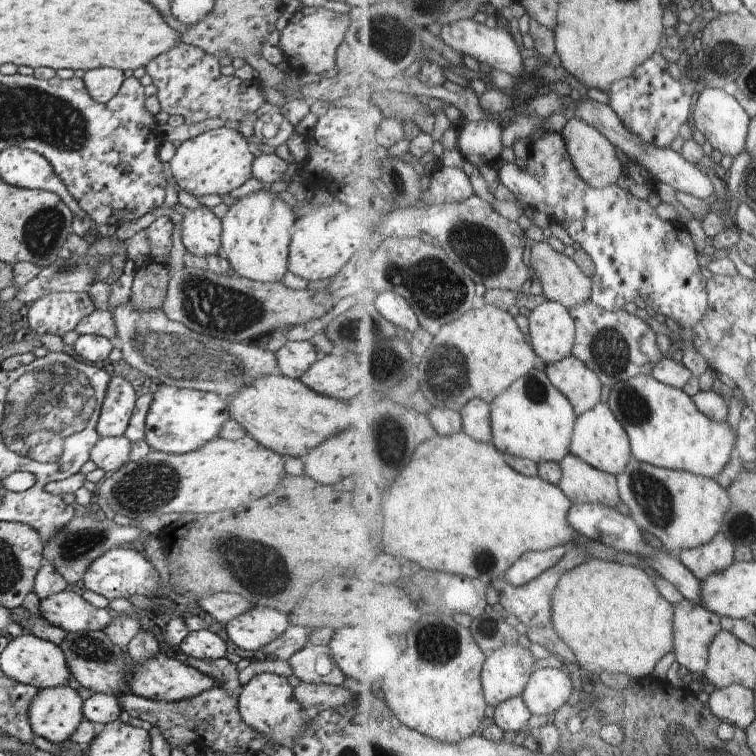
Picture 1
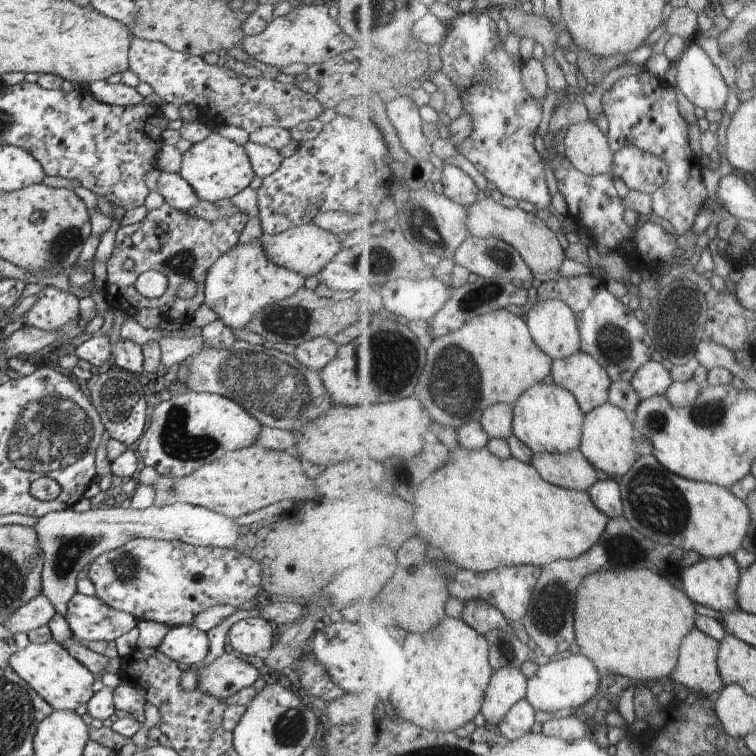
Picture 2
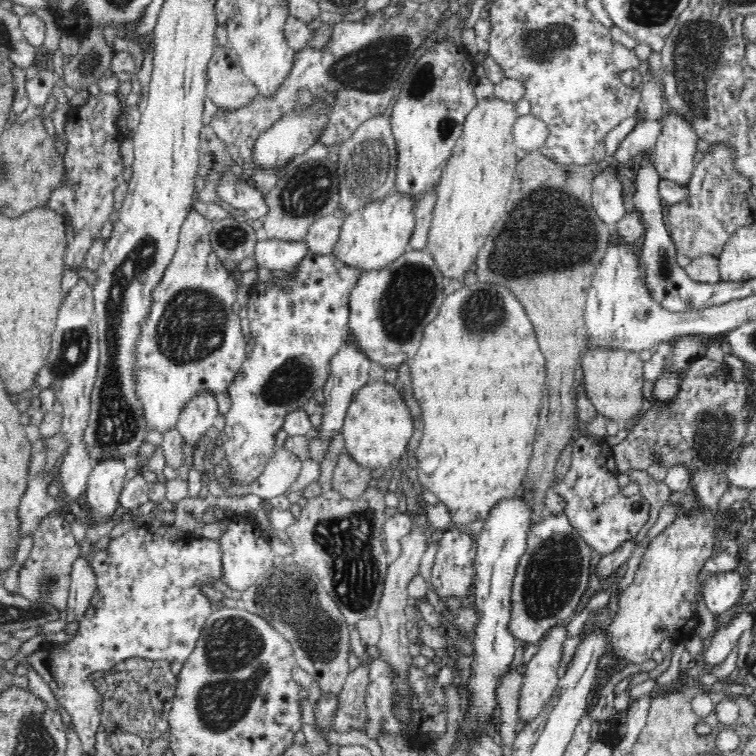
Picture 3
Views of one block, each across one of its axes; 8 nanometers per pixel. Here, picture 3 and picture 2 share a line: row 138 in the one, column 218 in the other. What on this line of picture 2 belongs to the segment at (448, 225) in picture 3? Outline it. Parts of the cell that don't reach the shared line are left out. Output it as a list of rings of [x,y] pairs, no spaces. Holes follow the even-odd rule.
[[[252,444],[225,452],[220,458],[199,466],[190,475],[180,478],[160,475],[153,484],[153,504],[161,507],[172,503],[190,503],[235,519],[286,498],[292,498],[294,502],[312,498],[304,472],[305,464],[295,454]]]

